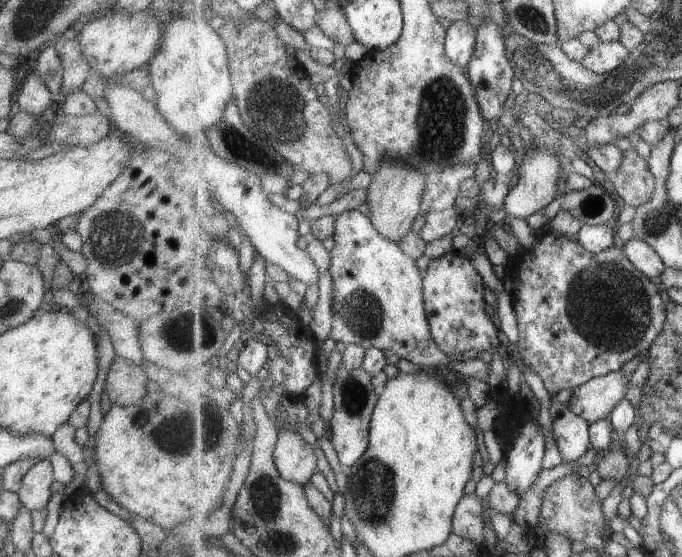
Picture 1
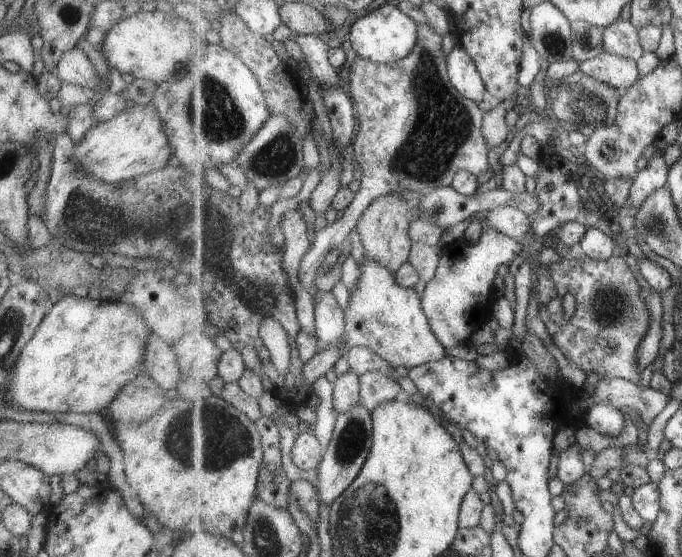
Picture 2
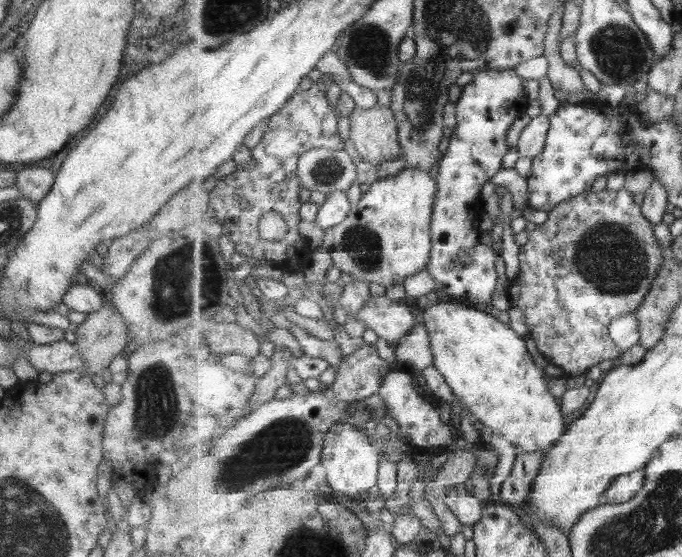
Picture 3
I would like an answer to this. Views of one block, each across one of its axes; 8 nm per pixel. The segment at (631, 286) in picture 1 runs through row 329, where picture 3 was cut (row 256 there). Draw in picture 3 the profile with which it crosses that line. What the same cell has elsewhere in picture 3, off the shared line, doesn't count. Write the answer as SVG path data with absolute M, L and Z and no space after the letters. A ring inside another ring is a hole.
M589 190L548 212L547 220L521 245L521 273L511 281L509 294L513 306L527 312L527 326L537 348L564 376L584 377L593 366L622 357L623 350L610 335L609 325L621 314L636 312L663 266L664 249L659 246L653 226L629 190Z

